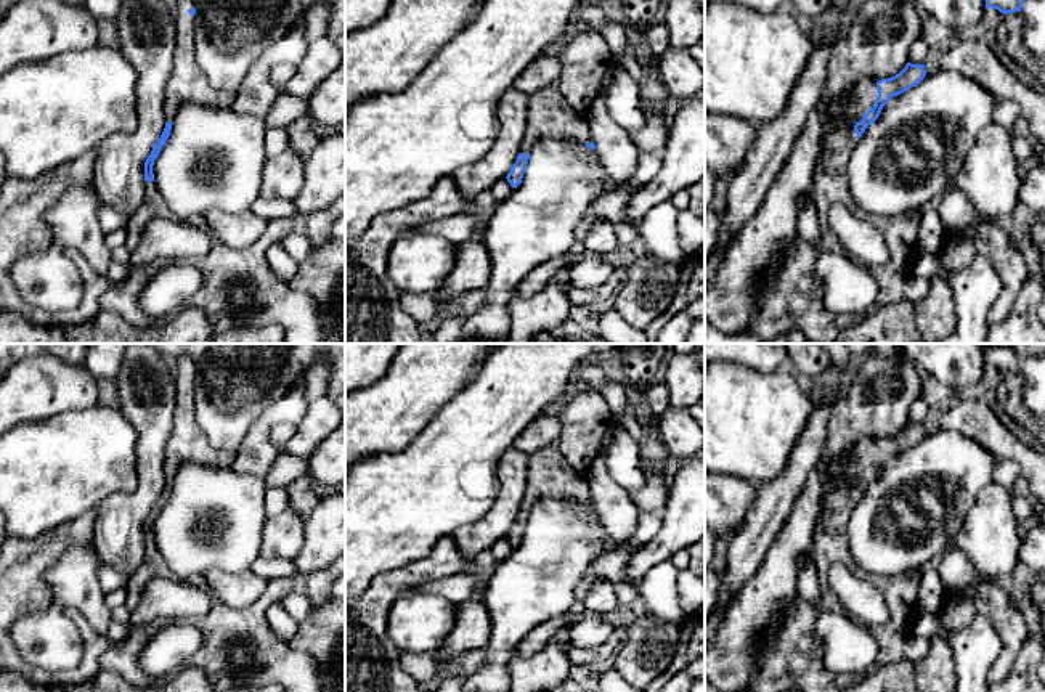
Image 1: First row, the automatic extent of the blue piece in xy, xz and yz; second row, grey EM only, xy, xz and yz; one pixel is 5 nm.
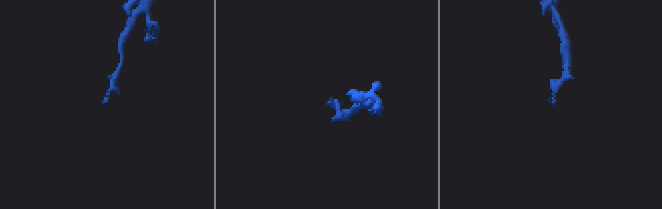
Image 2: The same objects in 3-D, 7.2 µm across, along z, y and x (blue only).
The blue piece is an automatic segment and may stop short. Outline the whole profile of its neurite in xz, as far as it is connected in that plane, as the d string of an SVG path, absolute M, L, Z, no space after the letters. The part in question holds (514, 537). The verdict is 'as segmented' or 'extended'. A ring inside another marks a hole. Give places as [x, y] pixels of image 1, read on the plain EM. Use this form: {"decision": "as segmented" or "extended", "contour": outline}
{"decision": "extended", "contour": "M557 445L528 456L525 498L520 514L506 536L512 547L522 543L530 512L543 498L563 498L596 509L586 475L571 467Z"}

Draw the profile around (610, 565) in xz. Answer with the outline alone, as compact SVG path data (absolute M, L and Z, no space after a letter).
M624 549L605 551L589 567L589 578L602 578L612 584L628 583L629 552Z

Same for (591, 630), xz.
M586 612L583 617L567 625L559 633L559 637L570 647L594 649L602 645L613 631L613 626L604 615Z

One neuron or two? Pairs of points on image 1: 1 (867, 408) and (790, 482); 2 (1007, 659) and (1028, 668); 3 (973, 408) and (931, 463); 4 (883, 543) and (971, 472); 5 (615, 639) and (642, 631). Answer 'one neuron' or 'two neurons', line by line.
1: two neurons
2: two neurons
3: two neurons
4: one neuron
5: two neurons

